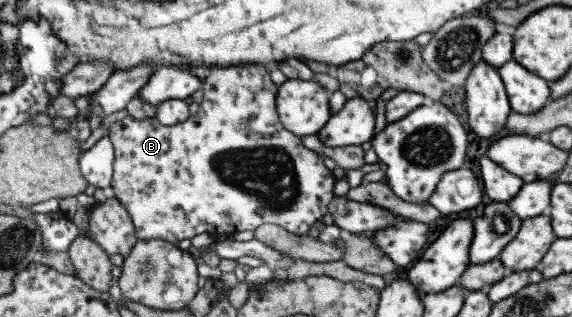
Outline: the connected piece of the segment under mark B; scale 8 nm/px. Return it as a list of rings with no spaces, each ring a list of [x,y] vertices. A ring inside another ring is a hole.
[[[231,66],[231,68],[211,68],[211,74],[205,78],[202,86],[203,100],[200,111],[190,116],[186,122],[175,126],[163,126],[157,117],[135,120],[128,114],[123,114],[119,121],[111,124],[109,139],[114,149],[113,175],[111,182],[112,195],[128,210],[137,240],[163,240],[177,243],[192,239],[197,234],[207,232],[213,240],[225,239],[243,230],[254,231],[262,224],[278,224],[291,234],[306,234],[312,225],[328,213],[328,206],[334,197],[333,188],[337,182],[333,172],[323,165],[323,156],[318,152],[308,150],[302,143],[302,138],[283,128],[279,121],[275,105],[278,86],[271,82],[271,77],[263,66]]]

